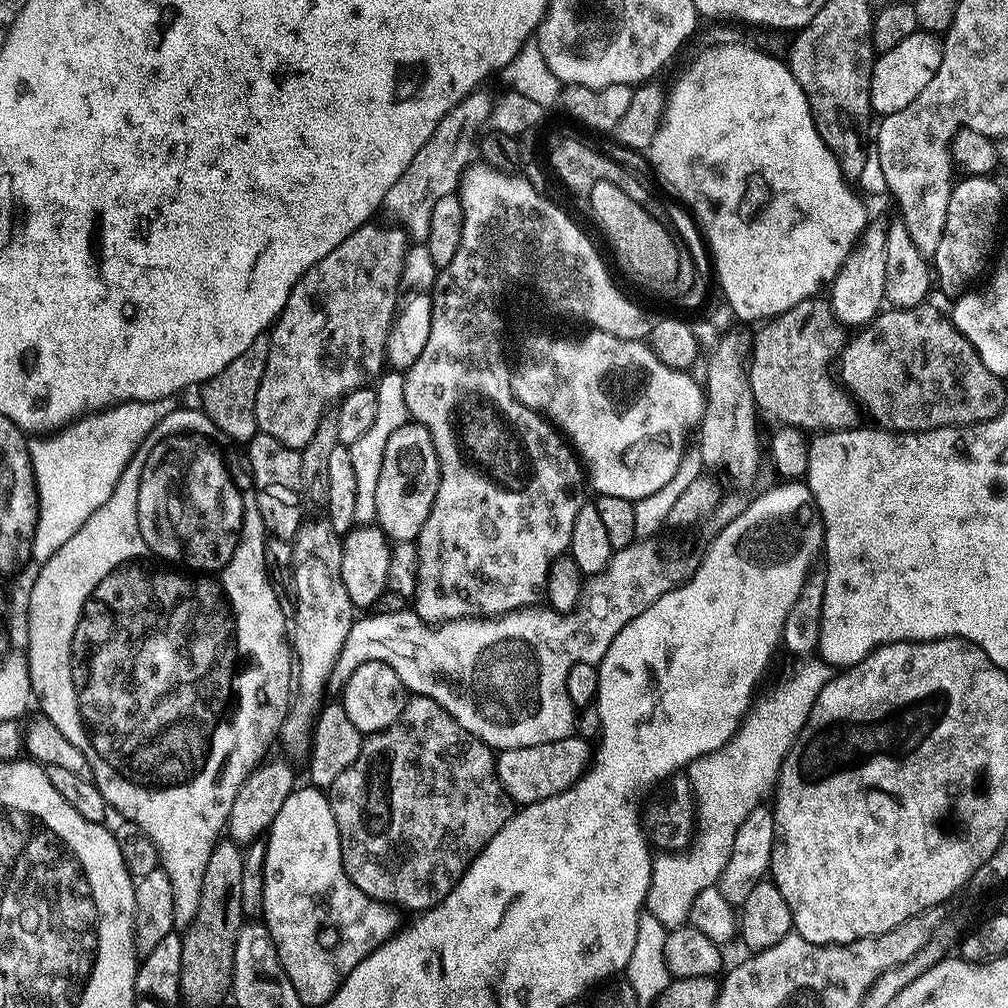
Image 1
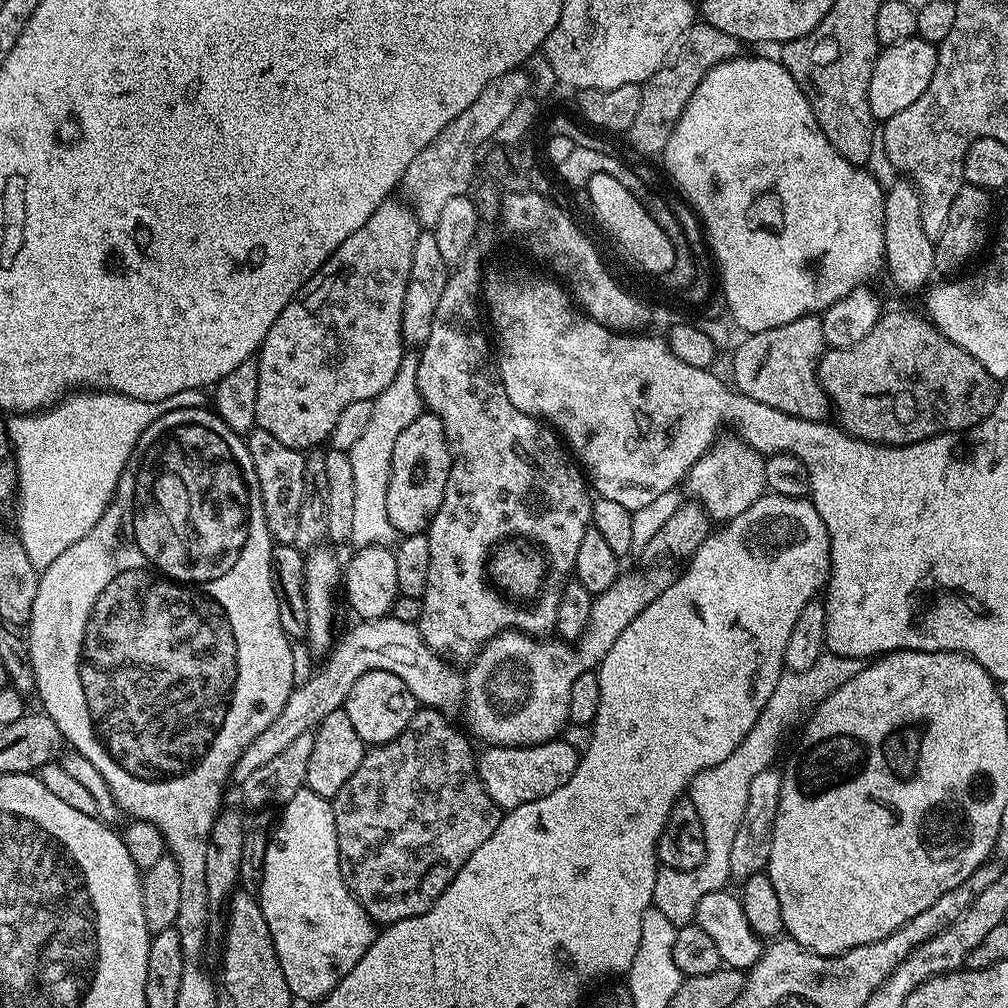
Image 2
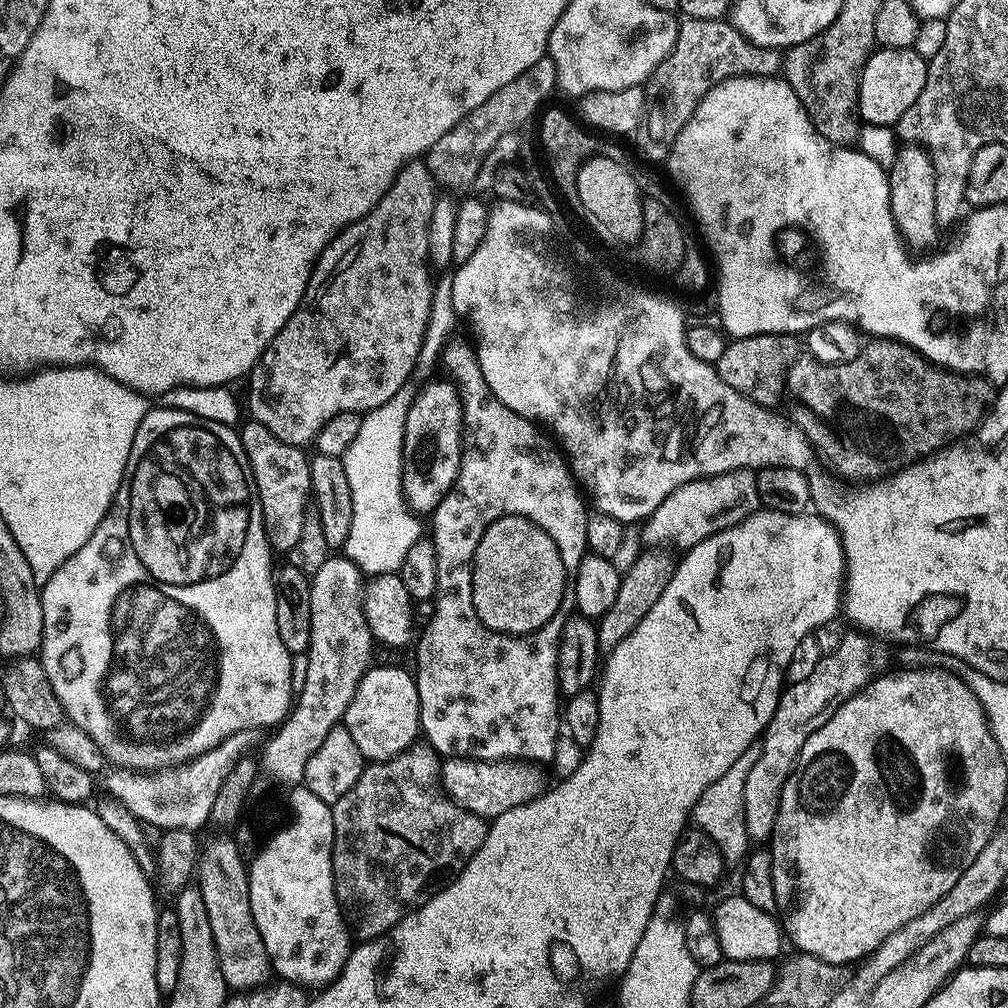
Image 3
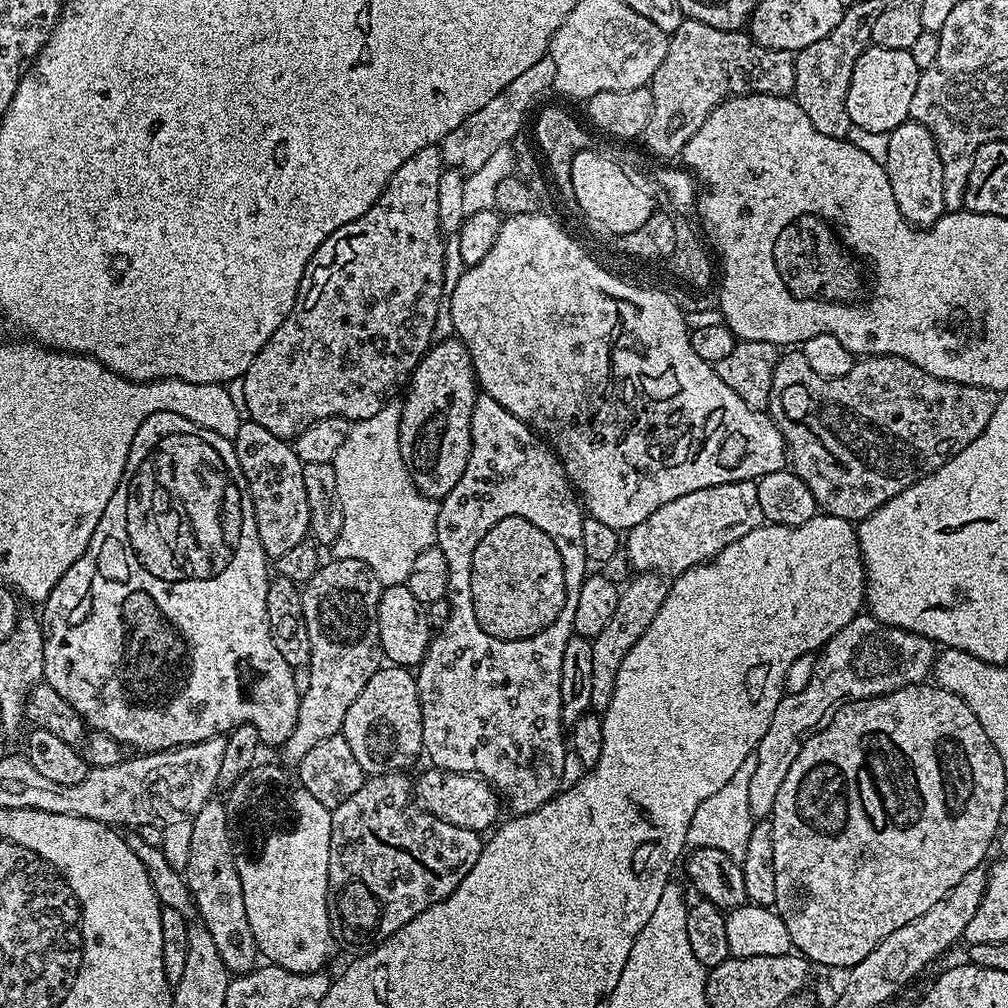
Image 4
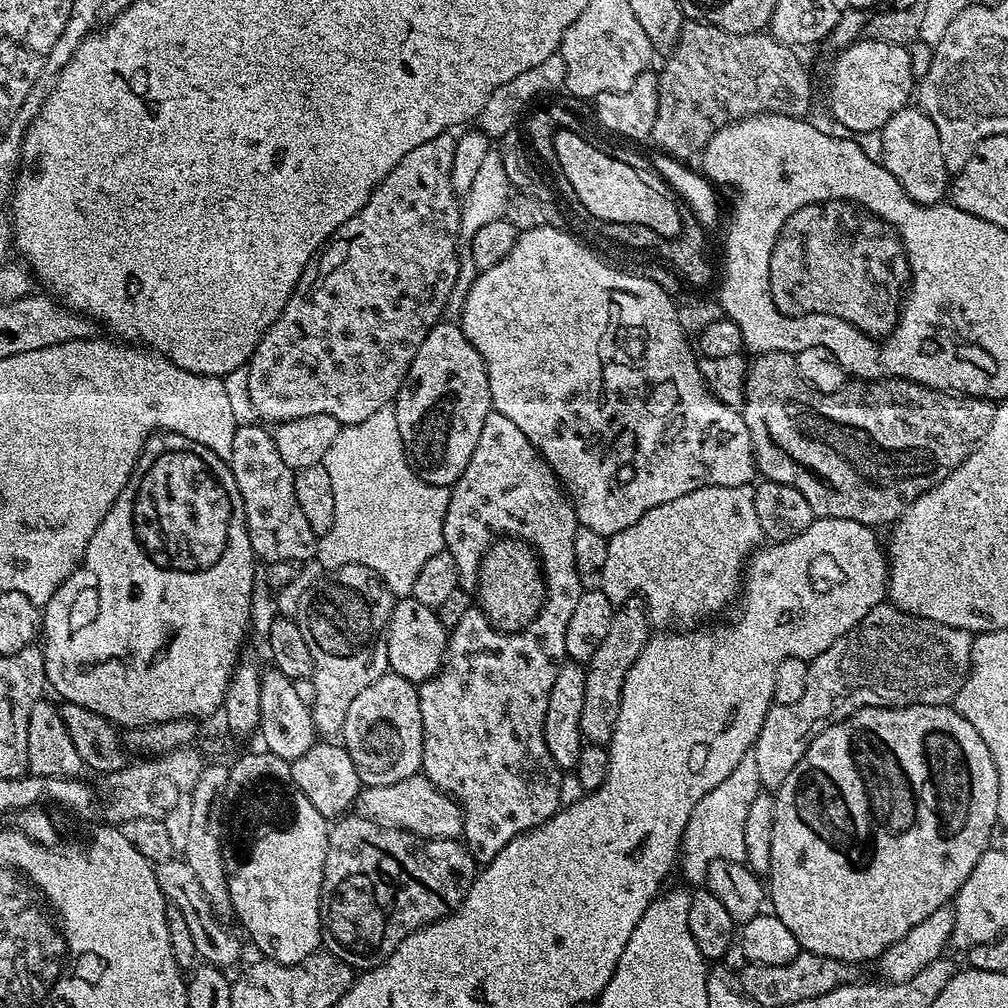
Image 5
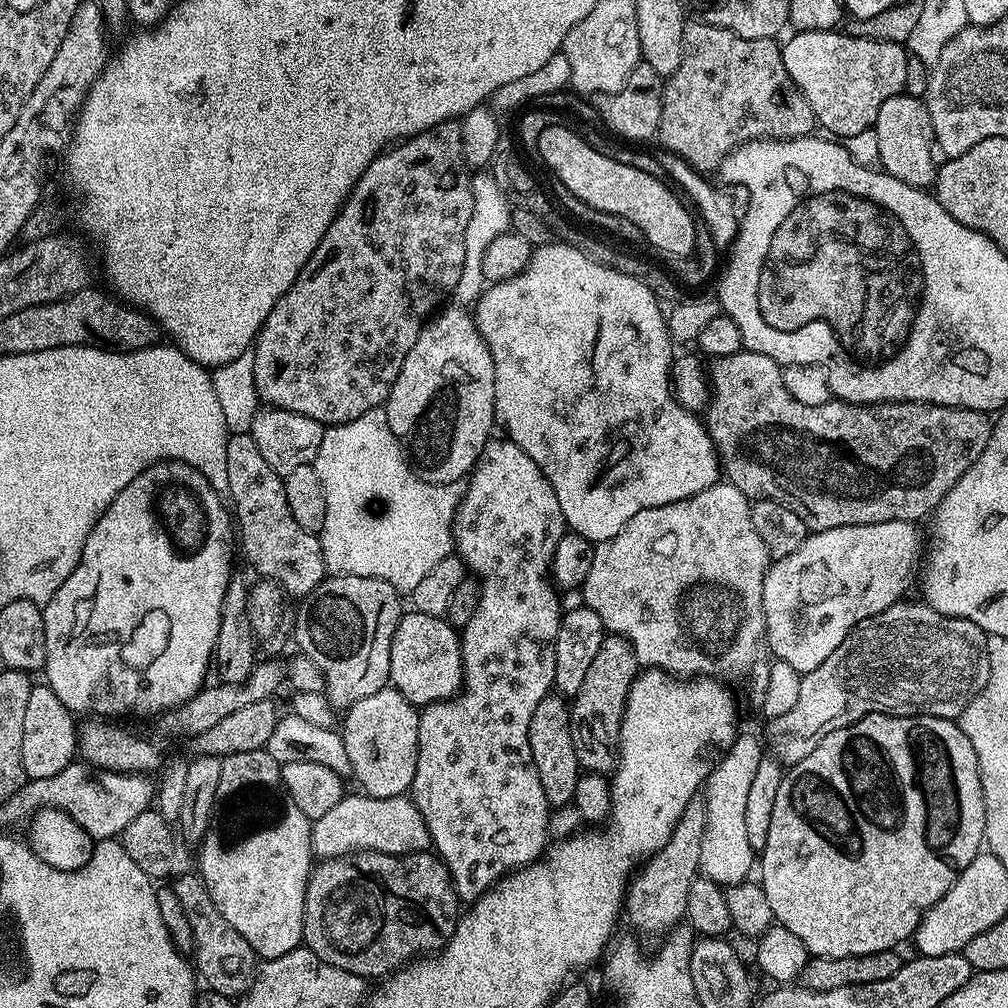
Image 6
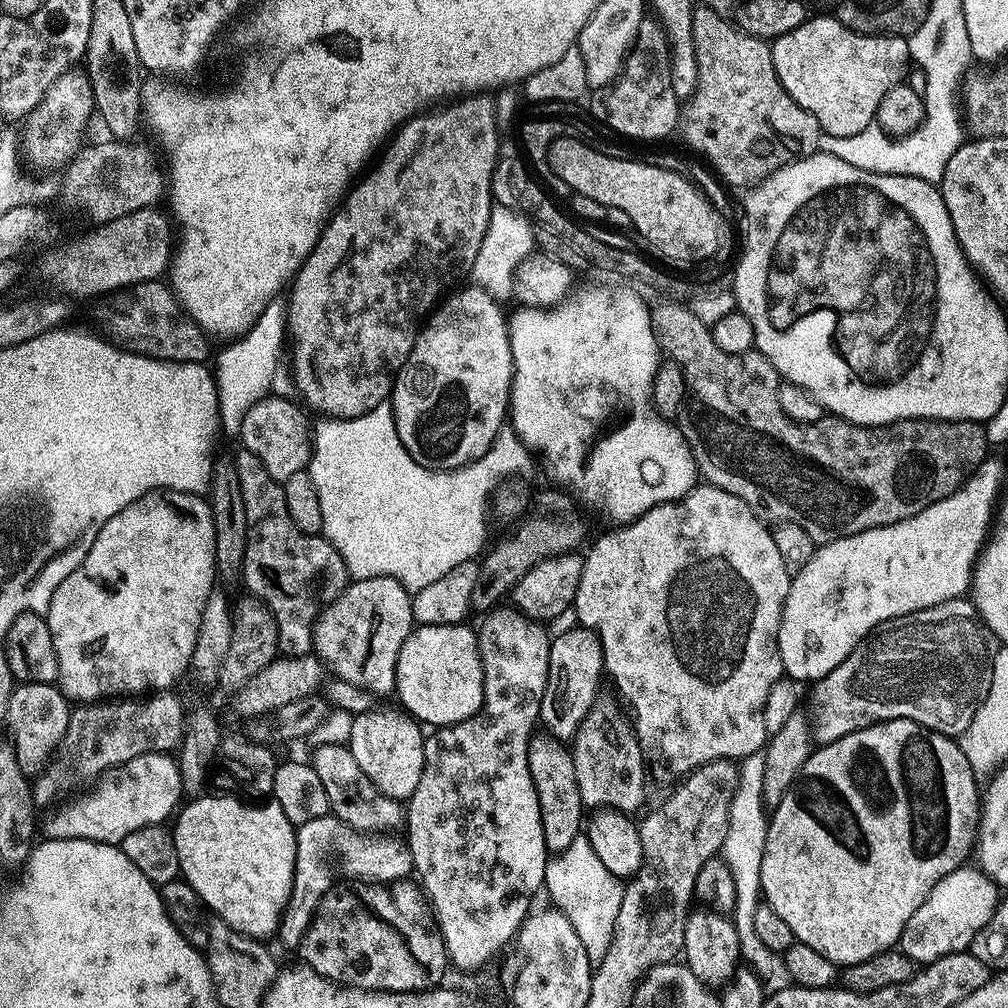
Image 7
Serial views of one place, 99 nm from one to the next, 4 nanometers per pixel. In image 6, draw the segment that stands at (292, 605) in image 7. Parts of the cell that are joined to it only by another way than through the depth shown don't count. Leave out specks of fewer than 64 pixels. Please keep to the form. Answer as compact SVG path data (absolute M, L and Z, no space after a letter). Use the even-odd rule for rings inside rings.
M247 431L232 432L226 442L226 478L227 494L232 495L231 507L234 509L234 524L238 529L238 544L244 547L244 556L260 571L265 580L274 580L289 597L303 598L310 595L326 578L324 555L319 535L302 530L298 522L294 522L294 514L290 514L290 506L286 506L286 490L284 476L262 458L262 450L258 450L258 442Z

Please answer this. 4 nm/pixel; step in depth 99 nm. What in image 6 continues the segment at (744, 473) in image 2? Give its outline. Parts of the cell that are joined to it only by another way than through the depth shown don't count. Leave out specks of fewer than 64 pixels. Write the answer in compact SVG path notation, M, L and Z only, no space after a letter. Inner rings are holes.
M717 482L685 500L638 510L638 514L634 514L634 518L630 518L630 522L626 522L626 526L622 526L622 530L614 534L614 538L599 541L596 544L594 563L590 566L590 574L586 574L586 582L582 589L583 603L600 615L605 629L611 635L624 636L631 642L637 662L645 669L661 668L663 672L671 672L672 675L681 678L719 678L724 682L733 682L732 680L748 676L749 682L752 683L752 696L756 702L760 702L764 698L770 663L766 655L768 623L764 613L764 579L768 574L769 563L770 553L766 542L762 542L762 538L758 538L758 530L754 530L749 497L732 483Z

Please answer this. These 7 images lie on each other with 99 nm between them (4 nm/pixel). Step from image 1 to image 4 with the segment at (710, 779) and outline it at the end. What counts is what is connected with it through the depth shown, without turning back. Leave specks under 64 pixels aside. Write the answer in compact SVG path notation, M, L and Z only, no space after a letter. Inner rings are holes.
M755 755L748 756L742 766L738 766L738 771L722 786L722 790L710 794L694 810L694 818L690 818L690 830L688 831L688 844L692 848L713 848L722 850L732 860L739 862L746 854L746 842L750 842L750 830L754 823L754 818L750 814L750 801L748 790L750 778L754 774L756 765Z

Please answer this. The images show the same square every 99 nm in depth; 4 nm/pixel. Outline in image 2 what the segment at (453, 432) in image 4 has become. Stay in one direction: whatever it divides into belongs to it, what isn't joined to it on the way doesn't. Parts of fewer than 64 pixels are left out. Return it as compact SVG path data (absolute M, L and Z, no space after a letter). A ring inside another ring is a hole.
M430 411L421 412L402 434L394 442L392 461L390 462L390 482L386 490L386 514L390 514L390 522L397 533L404 536L413 536L416 532L424 532L428 524L434 518L438 506L442 506L446 478L450 474L452 455L446 442L446 434L442 426L442 418L438 418Z

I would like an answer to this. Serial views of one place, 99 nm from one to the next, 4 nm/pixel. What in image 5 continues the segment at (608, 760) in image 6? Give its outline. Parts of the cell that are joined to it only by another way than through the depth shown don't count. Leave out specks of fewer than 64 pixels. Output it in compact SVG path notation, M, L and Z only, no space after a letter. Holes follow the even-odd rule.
M633 598L624 601L613 611L610 618L610 631L602 638L602 646L586 662L586 698L582 702L581 737L590 744L607 745L614 734L614 722L618 722L618 706L622 706L622 686L630 666L638 662L638 654L647 646L650 639L648 609L643 600Z

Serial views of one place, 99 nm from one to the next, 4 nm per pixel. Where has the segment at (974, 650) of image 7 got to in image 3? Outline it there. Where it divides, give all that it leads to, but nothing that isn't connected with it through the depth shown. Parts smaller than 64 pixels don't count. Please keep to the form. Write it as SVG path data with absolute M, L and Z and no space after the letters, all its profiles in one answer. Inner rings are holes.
M848 630L840 640L840 645L832 653L821 655L818 666L814 666L814 674L810 678L802 678L802 682L788 684L780 693L780 701L770 718L768 727L764 729L760 744L760 757L754 762L750 775L746 777L746 790L742 790L744 799L744 817L746 818L746 834L753 845L760 846L771 841L772 831L778 822L778 810L782 790L792 773L792 767L800 757L802 746L806 746L806 738L814 734L831 718L834 705L848 700L855 692L859 692L873 679L876 668L876 652L872 649L873 641L857 631Z

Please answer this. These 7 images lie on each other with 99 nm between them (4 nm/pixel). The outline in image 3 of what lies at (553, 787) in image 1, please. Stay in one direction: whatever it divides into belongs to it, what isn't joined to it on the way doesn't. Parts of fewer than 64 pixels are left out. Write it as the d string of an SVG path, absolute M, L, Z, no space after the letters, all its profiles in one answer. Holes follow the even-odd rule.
M448 758L442 764L442 787L456 803L468 812L485 818L495 818L544 795L549 787L548 776L539 763L530 759L474 760Z

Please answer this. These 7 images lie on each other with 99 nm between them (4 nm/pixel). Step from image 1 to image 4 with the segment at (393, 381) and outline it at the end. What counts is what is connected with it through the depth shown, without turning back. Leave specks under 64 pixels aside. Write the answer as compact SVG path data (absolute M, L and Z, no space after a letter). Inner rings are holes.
M393 398L388 401L386 406L382 406L382 410L378 410L378 414L370 414L370 418L365 420L357 420L352 424L350 434L346 438L346 442L342 442L342 447L338 449L338 454L334 454L332 465L334 466L334 478L338 478L338 498L342 502L342 530L338 534L338 538L331 544L330 552L337 560L345 560L346 558L354 558L358 562L366 562L366 566L376 575L381 585L403 584L408 579L411 568L414 566L414 558L418 558L418 554L422 554L422 550L433 547L436 542L436 527L438 526L438 510L440 509L437 501L423 496L418 490L418 486L414 486L412 481L412 473L408 467L404 465L402 458L402 450L400 442L402 439L402 412L404 405L399 399Z

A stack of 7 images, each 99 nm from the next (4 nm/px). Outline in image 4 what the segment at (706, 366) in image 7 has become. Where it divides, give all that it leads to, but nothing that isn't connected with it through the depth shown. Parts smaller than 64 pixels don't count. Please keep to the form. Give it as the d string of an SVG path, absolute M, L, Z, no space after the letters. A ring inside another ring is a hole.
M803 351L785 352L788 353L777 359L772 375L773 393L784 392L785 406L804 412L807 431L813 437L824 436L824 444L832 448L827 456L838 456L844 464L848 464L848 468L856 468L856 476L860 476L860 480L868 480L868 484L872 484L872 492L876 492L876 500L883 502L902 494L902 490L923 476L939 472L951 456L958 454L958 450L970 446L970 442L986 430L986 422L996 416L1000 401L999 395L988 388L934 378L906 358L866 356L853 363L850 374L827 380L810 370Z

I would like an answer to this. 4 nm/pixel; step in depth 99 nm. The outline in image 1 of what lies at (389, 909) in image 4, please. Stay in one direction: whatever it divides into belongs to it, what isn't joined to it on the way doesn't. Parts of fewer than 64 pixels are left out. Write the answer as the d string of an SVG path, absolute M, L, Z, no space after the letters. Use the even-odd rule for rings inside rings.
M413 695L407 701L402 710L402 714L396 722L386 730L374 732L364 736L362 750L358 750L358 758L334 778L334 782L326 789L326 795L330 802L330 810L334 810L334 822L338 826L340 835L340 845L342 846L342 862L350 882L375 900L381 900L384 904L401 906L406 908L416 908L415 910L427 910L439 904L450 894L450 890L467 872L471 866L473 858L506 826L506 822L512 817L514 811L514 801L505 791L498 774L496 773L496 756L493 749L483 744L474 734L462 730L458 722L448 713L438 702L434 702L428 696Z

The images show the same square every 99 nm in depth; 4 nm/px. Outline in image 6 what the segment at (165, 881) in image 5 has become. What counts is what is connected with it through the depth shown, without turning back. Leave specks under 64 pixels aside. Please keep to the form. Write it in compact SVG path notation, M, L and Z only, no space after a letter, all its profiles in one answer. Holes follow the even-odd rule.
M181 874L171 881L174 894L178 894L178 902L190 921L190 930L194 930L193 948L194 966L199 977L208 983L207 987L223 996L239 998L252 987L252 981L258 972L258 957L256 951L218 914L218 906L214 906L214 898L206 890L204 881L196 874Z

